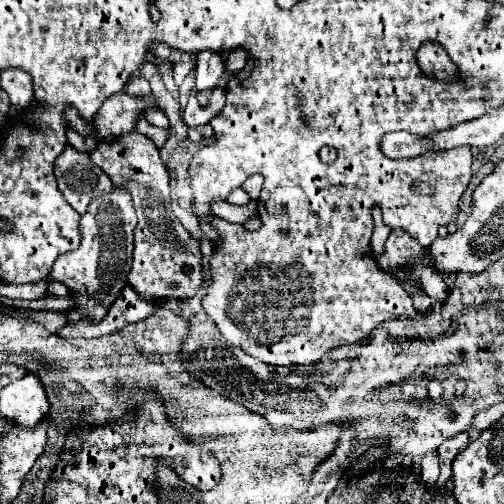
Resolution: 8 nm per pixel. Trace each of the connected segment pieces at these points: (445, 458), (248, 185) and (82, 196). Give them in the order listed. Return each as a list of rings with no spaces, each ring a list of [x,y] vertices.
[[[458,434],[454,438],[448,438],[440,448],[438,448],[438,458],[440,458],[440,478],[436,484],[436,494],[444,494],[448,488],[448,480],[452,476],[452,462],[458,452],[462,452],[468,444],[468,434]]]
[[[254,174],[254,176],[250,176],[244,184],[242,184],[242,188],[246,190],[246,194],[250,194],[250,198],[252,200],[258,200],[258,196],[260,196],[260,190],[262,190],[262,176],[258,176],[258,174]]]
[[[68,146],[54,162],[54,176],[60,192],[78,214],[84,214],[90,200],[98,194],[112,190],[110,178],[90,162],[86,152]]]

